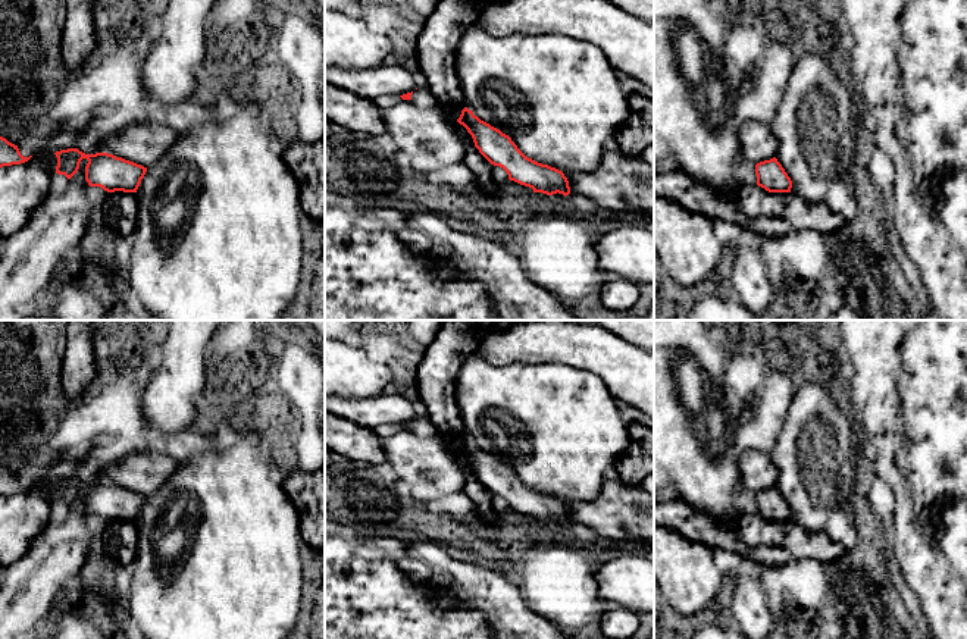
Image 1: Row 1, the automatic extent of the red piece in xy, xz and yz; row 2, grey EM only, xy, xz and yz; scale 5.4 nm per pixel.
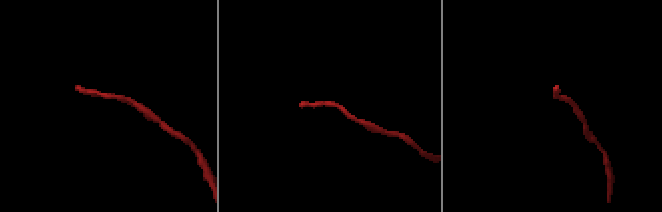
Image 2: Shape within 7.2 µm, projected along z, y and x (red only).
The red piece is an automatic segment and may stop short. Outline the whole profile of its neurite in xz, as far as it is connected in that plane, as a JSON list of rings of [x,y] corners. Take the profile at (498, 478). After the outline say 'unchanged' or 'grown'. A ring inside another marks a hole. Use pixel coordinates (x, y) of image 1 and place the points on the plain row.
[[[467,436],[461,439],[457,451],[472,464],[479,482],[491,494],[503,497],[510,510],[547,524],[570,523],[569,510],[561,499],[526,486],[508,464],[481,450]]]; unchanged

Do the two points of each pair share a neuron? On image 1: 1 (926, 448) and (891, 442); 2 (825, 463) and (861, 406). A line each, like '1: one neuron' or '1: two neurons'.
1: two neurons
2: two neurons

